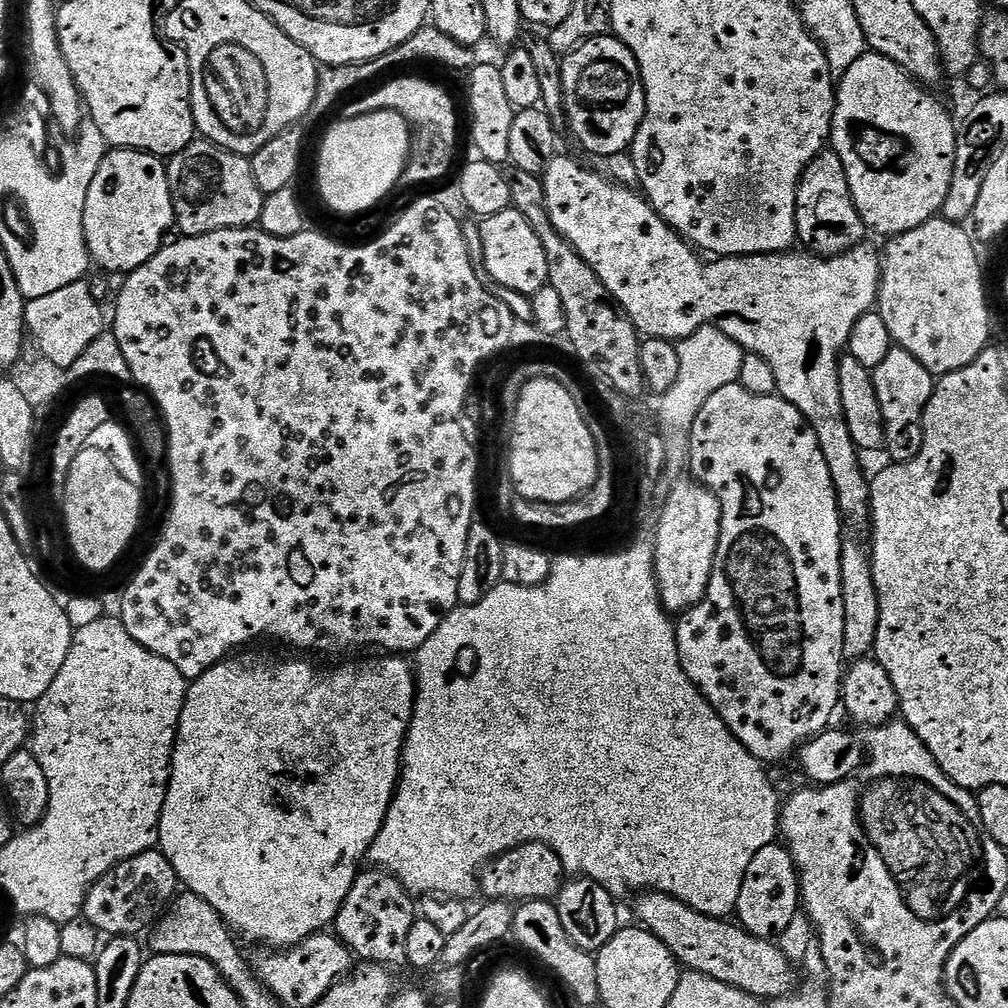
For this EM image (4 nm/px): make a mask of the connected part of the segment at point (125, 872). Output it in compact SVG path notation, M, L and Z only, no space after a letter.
M143 852L117 864L102 879L93 882L84 899L82 916L105 937L139 937L140 932L147 933L163 915L177 892L176 871L163 852Z

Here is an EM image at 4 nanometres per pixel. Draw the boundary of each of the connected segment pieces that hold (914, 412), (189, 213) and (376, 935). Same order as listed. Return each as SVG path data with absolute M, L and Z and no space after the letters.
M893 347L882 362L872 369L872 381L874 390L878 390L878 406L882 406L882 418L884 419L884 448L888 452L888 460L905 464L910 458L922 450L924 441L924 411L932 397L934 377L914 354L910 354L904 348Z
M200 138L177 156L171 157L166 167L176 215L175 227L181 228L184 236L201 236L214 230L250 228L259 225L265 195L258 190L258 182L254 182L254 170L249 157L239 156L236 152L219 148L211 140Z
M375 866L361 871L346 902L342 902L340 913L334 921L335 935L352 951L353 957L369 964L383 964L389 970L405 967L406 941L410 935L410 926L418 918L418 904L413 893L405 888L404 883L387 870Z

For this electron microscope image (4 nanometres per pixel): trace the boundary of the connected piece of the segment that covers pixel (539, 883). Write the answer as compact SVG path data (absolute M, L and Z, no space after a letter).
M523 844L520 848L510 848L495 860L488 861L478 873L478 888L481 893L485 892L488 900L543 900L559 896L565 879L562 858L558 858L556 851L545 844Z

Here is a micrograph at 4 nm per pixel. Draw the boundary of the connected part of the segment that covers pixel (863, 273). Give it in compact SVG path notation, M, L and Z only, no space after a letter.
M558 154L546 166L543 174L544 193L546 194L546 206L550 214L550 222L586 258L590 270L602 278L606 290L616 300L616 303L628 313L632 319L632 325L636 327L637 333L641 337L651 338L653 340L671 340L679 342L690 334L694 334L699 328L711 326L717 328L726 338L730 338L739 348L743 348L745 353L758 355L760 358L766 358L774 370L776 379L776 392L790 406L794 406L806 418L806 422L814 430L818 438L818 446L822 446L822 454L826 458L826 466L830 466L830 478L836 487L836 501L840 507L840 515L843 523L848 524L856 532L867 533L870 528L872 518L872 489L870 487L869 473L864 473L864 468L860 465L862 453L857 448L854 438L850 438L850 426L846 426L846 414L842 410L842 390L840 389L840 357L848 347L848 339L858 322L868 312L877 307L878 297L880 295L880 269L882 267L882 256L879 251L868 248L867 243L862 243L857 248L851 248L849 252L843 252L837 256L817 256L807 250L789 250L786 252L771 252L770 254L758 254L757 256L722 256L709 259L707 264L705 257L698 254L697 249L689 244L679 232L676 232L656 213L655 208L648 203L647 199L639 191L631 192L628 188L623 188L620 184L615 184L612 180L607 180L604 176L599 176L596 172L591 172L584 164L579 164L572 156Z

